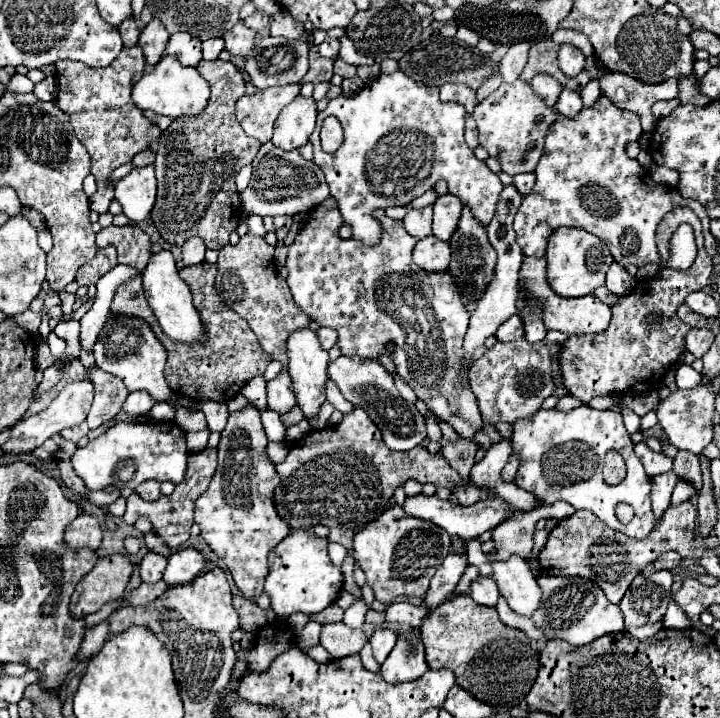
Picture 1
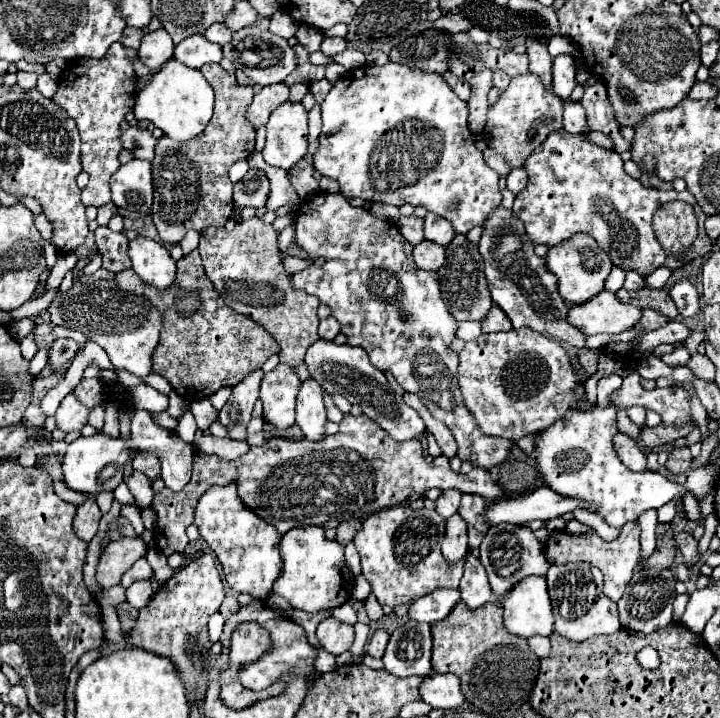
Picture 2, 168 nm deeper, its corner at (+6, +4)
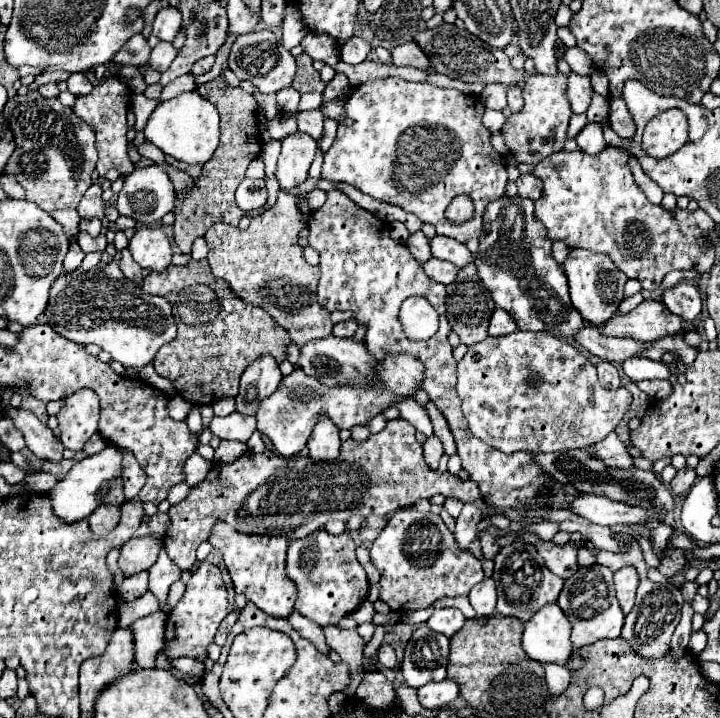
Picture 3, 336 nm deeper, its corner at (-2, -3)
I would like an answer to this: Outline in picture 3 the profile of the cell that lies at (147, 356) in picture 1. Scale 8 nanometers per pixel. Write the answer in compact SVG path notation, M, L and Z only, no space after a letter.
M117 263L103 269L61 273L51 287L49 305L43 313L43 323L51 325L65 339L85 345L95 343L107 351L125 369L143 369L161 349L177 335L177 325L167 299L147 295L133 281L125 279Z

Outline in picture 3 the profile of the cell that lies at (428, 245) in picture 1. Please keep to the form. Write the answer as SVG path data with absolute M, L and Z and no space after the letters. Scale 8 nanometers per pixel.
M431 257L429 261L425 261L425 263L423 263L423 269L425 269L425 273L427 273L431 279L435 279L435 281L439 281L439 283L445 283L445 285L453 283L453 279L455 279L455 275L457 275L457 271L459 271L453 263L443 261L443 259L437 259L437 257Z

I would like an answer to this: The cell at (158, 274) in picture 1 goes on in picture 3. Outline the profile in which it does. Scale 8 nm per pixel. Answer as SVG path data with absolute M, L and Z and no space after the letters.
M141 229L133 235L127 247L141 269L165 273L171 265L171 245L163 229Z

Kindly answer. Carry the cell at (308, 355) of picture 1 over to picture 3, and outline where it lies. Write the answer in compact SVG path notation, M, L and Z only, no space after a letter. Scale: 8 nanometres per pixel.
M323 413L319 415L313 433L309 437L309 457L313 461L335 461L339 455L341 439L339 439L339 427Z

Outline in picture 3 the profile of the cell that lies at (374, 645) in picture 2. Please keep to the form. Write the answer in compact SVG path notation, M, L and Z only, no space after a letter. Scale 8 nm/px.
M381 645L379 651L377 651L377 661L383 665L383 667L395 667L397 665L397 659L395 659L395 651L391 645Z

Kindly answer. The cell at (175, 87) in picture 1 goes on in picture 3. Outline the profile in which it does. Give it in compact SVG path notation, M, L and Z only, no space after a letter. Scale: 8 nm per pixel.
M195 91L181 93L175 99L163 101L157 105L157 109L151 113L147 127L145 127L145 139L157 145L163 153L173 155L175 159L189 163L189 165L201 165L205 163L217 143L219 143L219 113L217 107L211 105L207 99L197 95Z

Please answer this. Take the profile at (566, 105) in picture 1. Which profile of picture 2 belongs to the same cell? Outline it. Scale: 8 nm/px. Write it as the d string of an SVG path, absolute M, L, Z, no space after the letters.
M565 100L565 116L563 116L563 128L571 134L581 134L581 132L587 132L587 118L585 118L585 112L583 112L583 106L579 102L571 102L571 100Z

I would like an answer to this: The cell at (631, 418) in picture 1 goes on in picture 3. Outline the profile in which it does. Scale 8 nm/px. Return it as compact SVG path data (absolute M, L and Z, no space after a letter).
M601 361L597 365L597 373L599 373L599 383L607 389L619 389L621 387L621 379L619 379L619 371L615 365Z

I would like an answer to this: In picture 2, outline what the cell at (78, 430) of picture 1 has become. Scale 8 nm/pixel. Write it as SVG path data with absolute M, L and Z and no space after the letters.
M71 392L63 398L61 406L55 412L57 418L57 428L63 432L71 432L71 430L81 430L87 424L87 416L89 410L77 400L77 396Z

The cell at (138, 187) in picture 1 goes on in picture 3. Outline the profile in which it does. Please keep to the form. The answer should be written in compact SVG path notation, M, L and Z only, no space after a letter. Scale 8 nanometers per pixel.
M137 167L125 177L125 185L117 195L115 207L121 215L127 215L139 223L151 225L161 221L165 213L173 209L175 189L167 173L157 167Z

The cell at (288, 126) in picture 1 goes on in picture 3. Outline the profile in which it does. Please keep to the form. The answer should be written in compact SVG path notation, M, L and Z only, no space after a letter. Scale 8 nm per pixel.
M293 133L281 139L281 153L277 161L277 179L283 189L291 191L307 179L307 171L317 153L317 141L307 133Z

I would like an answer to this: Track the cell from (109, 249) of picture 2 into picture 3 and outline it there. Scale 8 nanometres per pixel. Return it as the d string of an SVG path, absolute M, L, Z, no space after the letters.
M123 249L123 251L119 251L121 253L121 259L119 259L119 267L121 267L121 271L123 271L123 275L127 277L127 279L131 279L131 281L135 281L137 285L141 285L141 281L143 281L143 275L141 275L141 267L133 261L133 257L131 257L131 253L127 251L127 249Z

